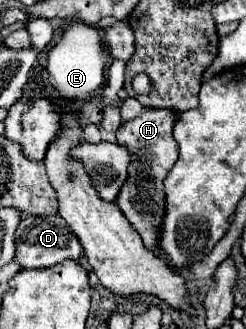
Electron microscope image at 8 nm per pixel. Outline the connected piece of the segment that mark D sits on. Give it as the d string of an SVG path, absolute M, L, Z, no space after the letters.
M22 215L22 223L18 227L18 249L16 261L24 269L36 267L52 267L66 259L78 261L82 257L82 245L74 231L60 215Z

